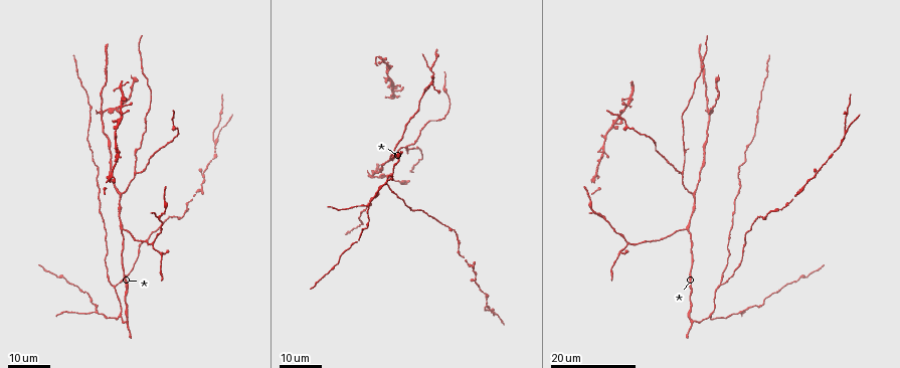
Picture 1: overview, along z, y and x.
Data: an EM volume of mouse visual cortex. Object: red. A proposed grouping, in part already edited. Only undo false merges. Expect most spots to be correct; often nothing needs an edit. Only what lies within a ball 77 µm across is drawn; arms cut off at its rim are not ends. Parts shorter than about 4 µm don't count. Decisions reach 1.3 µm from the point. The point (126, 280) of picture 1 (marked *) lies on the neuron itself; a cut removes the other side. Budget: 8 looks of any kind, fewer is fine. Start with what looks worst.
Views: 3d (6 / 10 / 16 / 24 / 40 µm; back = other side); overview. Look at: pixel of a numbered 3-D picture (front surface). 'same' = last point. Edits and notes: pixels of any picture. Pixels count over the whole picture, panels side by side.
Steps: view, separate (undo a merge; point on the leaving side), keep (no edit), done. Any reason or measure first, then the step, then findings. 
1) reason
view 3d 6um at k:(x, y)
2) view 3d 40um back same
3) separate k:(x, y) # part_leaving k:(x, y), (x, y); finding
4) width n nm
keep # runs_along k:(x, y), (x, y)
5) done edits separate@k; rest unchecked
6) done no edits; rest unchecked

view 3d 24um at 1:(99, 112)

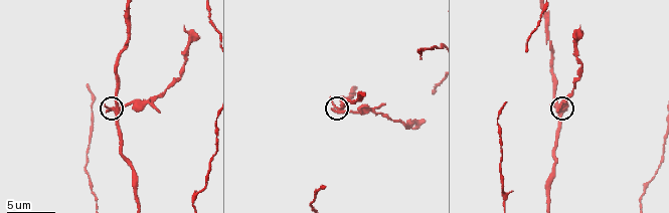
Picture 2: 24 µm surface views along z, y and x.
view 3d 6um at 2:(113, 109)

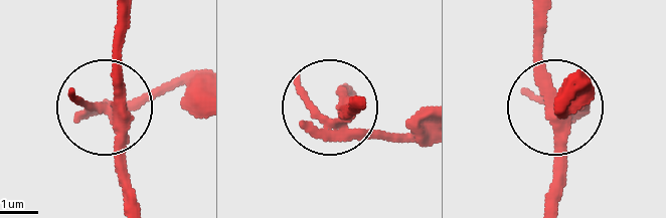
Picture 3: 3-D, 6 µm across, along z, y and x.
separate 3:(167, 84) # part_leaving 3:(116, 105), (198, 86); two neurons meet here

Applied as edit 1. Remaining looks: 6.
view overview

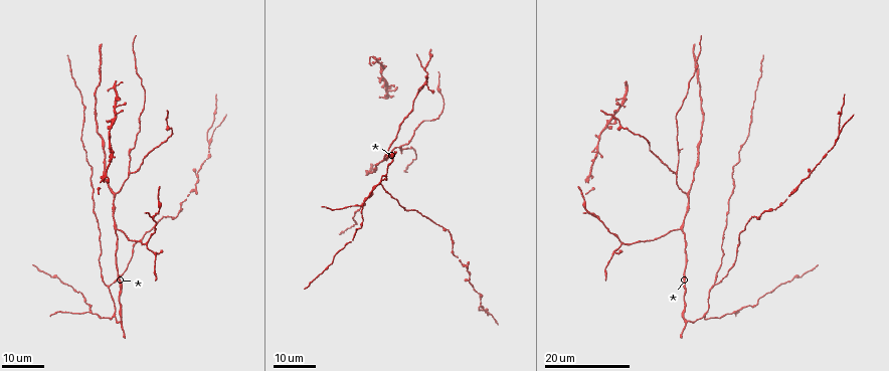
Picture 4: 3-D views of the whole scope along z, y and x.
a fork
view 3d 16um at 4:(675, 171)

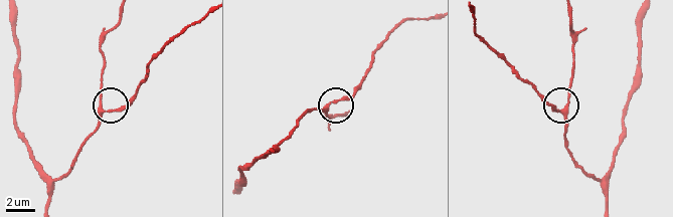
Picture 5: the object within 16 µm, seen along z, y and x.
view 3d 6um at 5:(328, 106)

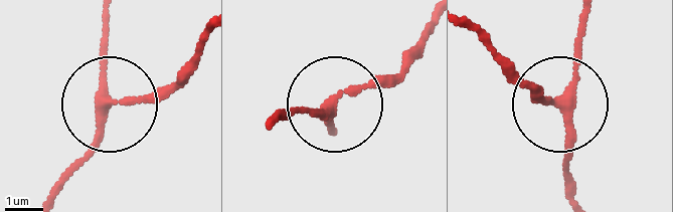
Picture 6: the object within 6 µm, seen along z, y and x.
view 3d 6um back at 6:(114, 100)

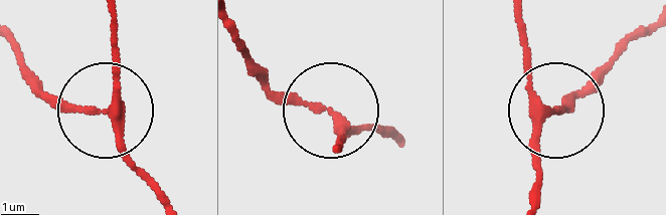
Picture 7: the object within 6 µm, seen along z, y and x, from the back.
side_arm 39 um
keep # runs_along 7:(388, 138), (333, 122), (337, 144); one neuron here

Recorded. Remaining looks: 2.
three arms meet
view 3d 24um at 4:(111, 192)

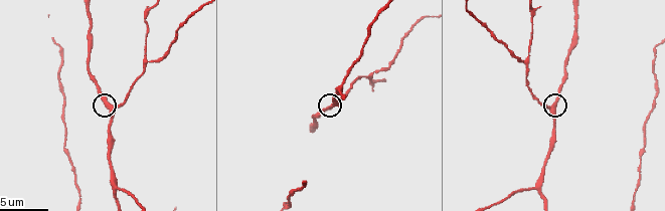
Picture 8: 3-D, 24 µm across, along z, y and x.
zoom in
view 3d 10um at 8:(554, 105)

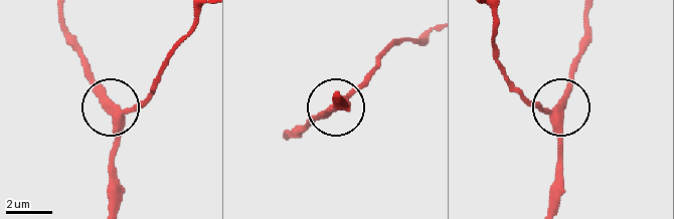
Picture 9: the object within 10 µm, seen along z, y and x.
arms 3
keep # runs_along 9:(115, 201), (115, 121), (105, 91), (76, 53); all the same neuron

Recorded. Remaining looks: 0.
done edits separate@3; rest unchecked

